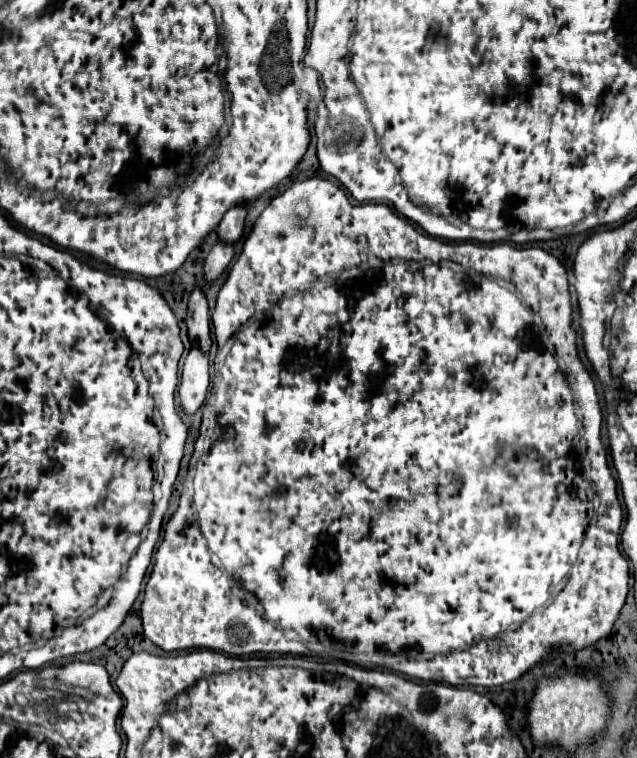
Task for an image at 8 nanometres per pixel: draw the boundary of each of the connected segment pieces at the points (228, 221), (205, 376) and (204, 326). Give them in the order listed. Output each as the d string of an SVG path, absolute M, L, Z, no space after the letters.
M233 207L233 211L227 211L225 219L221 219L217 227L219 239L225 243L235 243L243 233L245 215L247 215L247 207Z
M197 343L185 357L179 399L185 413L195 413L207 395L209 389L209 353L205 353Z
M195 285L191 297L189 297L189 313L187 313L187 329L189 339L199 341L199 345L209 351L211 339L209 339L209 303L205 297L203 285Z

